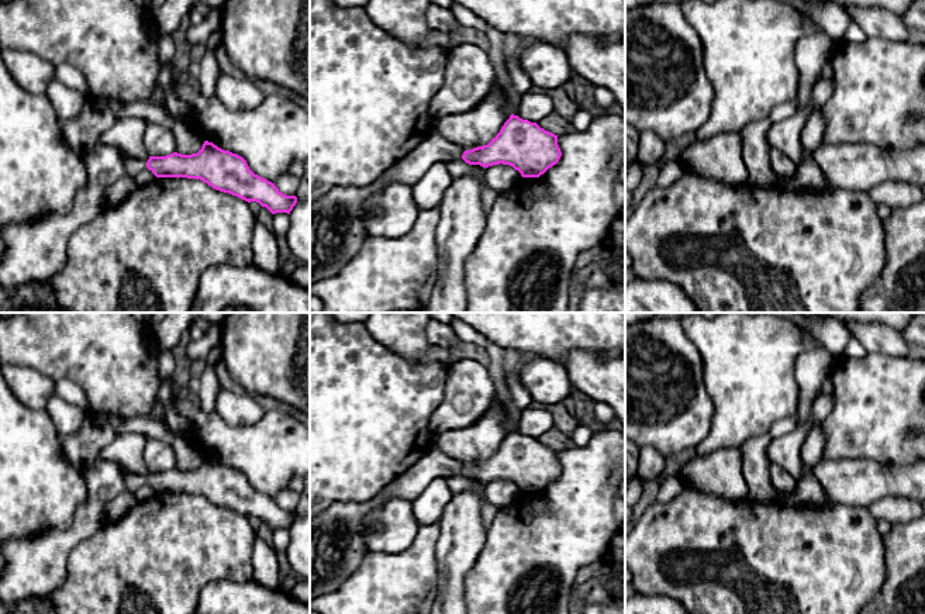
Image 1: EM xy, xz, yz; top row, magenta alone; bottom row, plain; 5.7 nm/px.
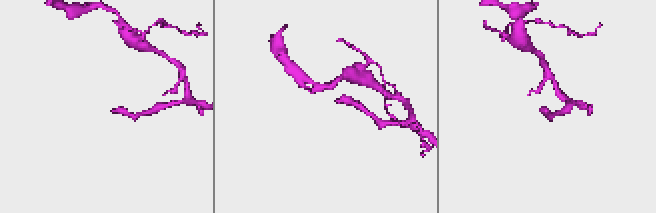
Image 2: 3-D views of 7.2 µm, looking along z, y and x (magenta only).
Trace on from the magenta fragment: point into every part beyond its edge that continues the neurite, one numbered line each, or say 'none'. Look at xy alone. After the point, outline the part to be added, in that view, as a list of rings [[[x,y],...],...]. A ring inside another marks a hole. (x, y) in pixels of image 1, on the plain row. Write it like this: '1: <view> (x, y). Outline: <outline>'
1: xy (35, 566). Outline: [[[104,459],[84,469],[83,476],[87,499],[77,507],[68,530],[44,531],[4,544],[7,563],[0,576],[0,608],[14,607],[27,599],[49,600],[66,579],[70,552],[100,528],[103,507],[120,493],[146,484],[145,476]]]

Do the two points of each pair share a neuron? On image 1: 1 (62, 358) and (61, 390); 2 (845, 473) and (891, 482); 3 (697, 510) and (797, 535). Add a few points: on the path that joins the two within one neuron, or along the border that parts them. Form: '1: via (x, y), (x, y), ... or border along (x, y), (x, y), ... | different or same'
1: border along (57, 382), (72, 380), (87, 400) | different
2: via (856, 480), (880, 480) | same
3: via (722, 531), (728, 535), (772, 535) | same

